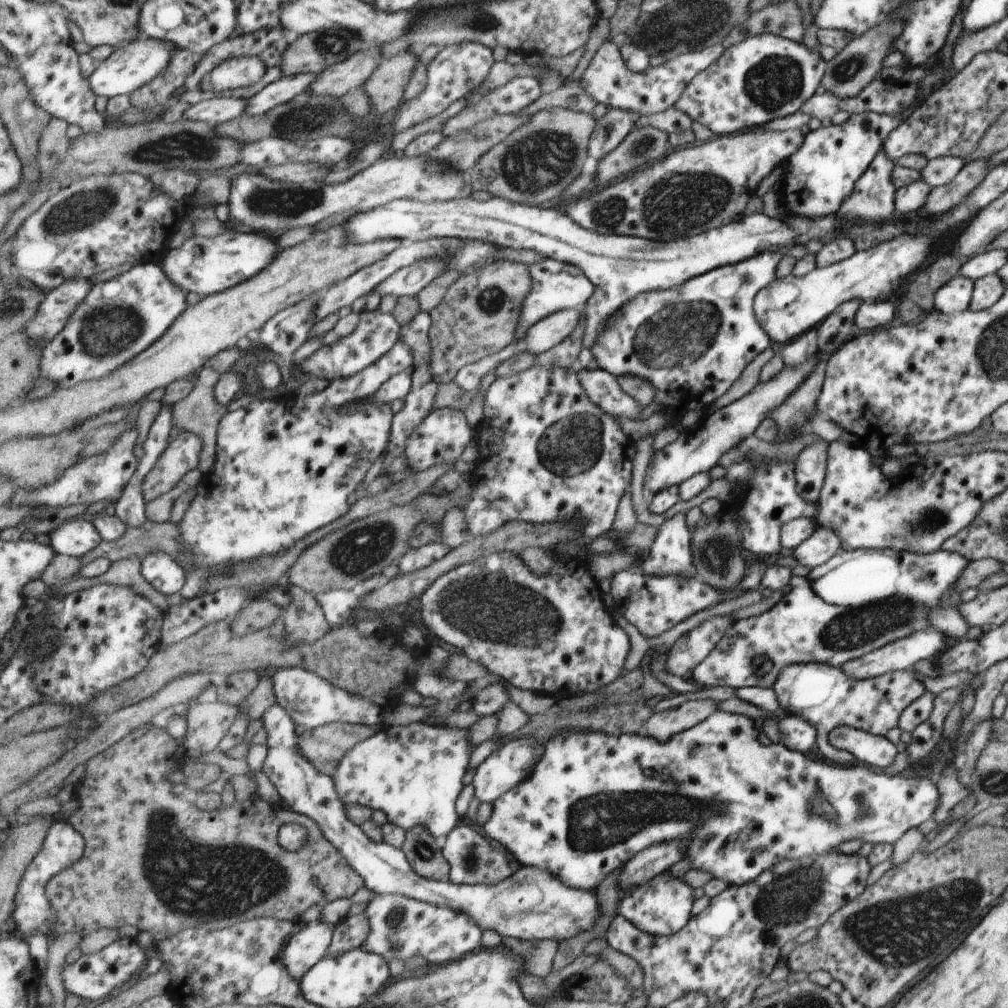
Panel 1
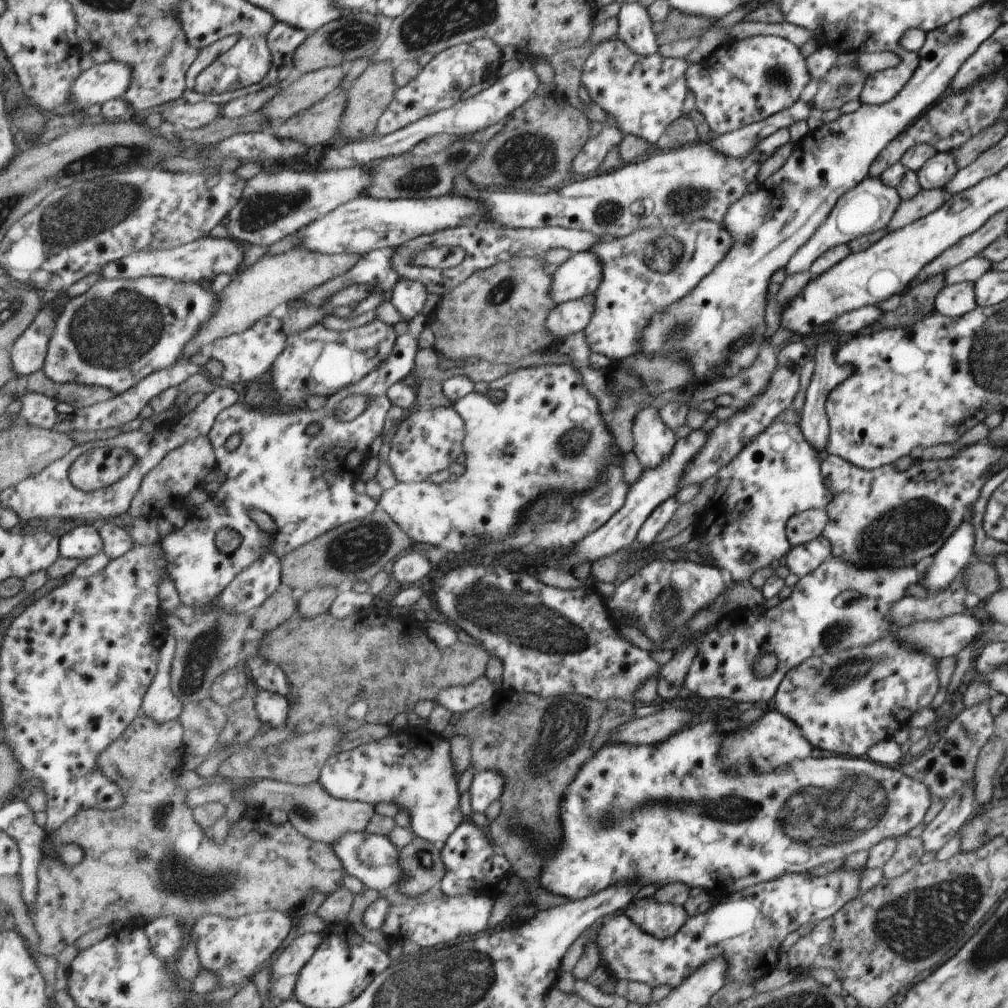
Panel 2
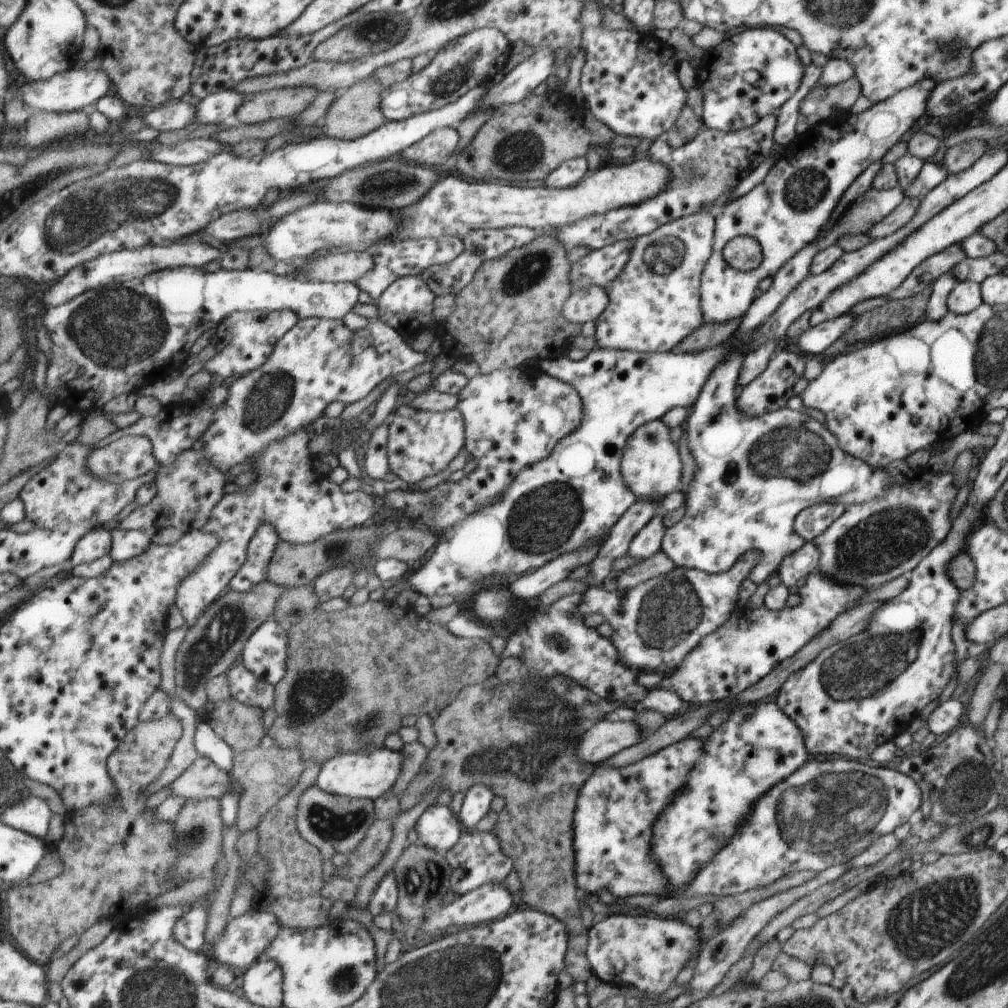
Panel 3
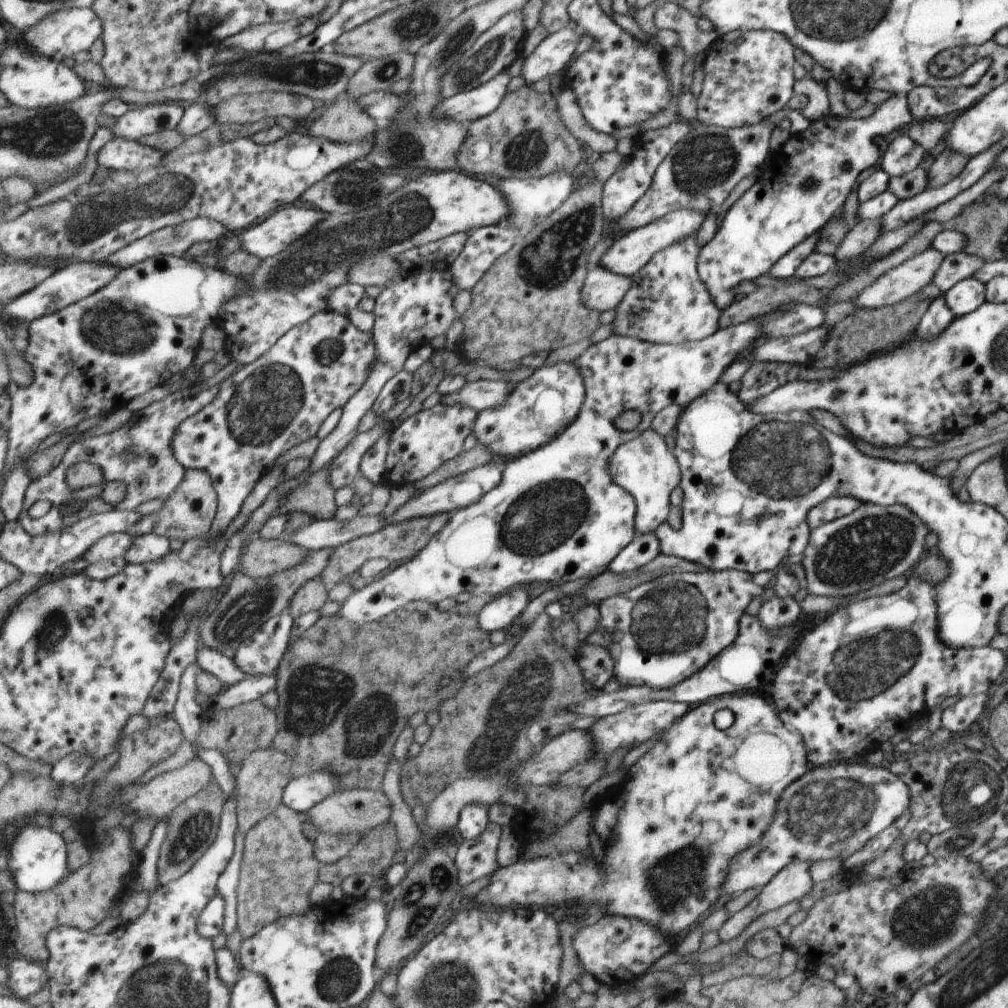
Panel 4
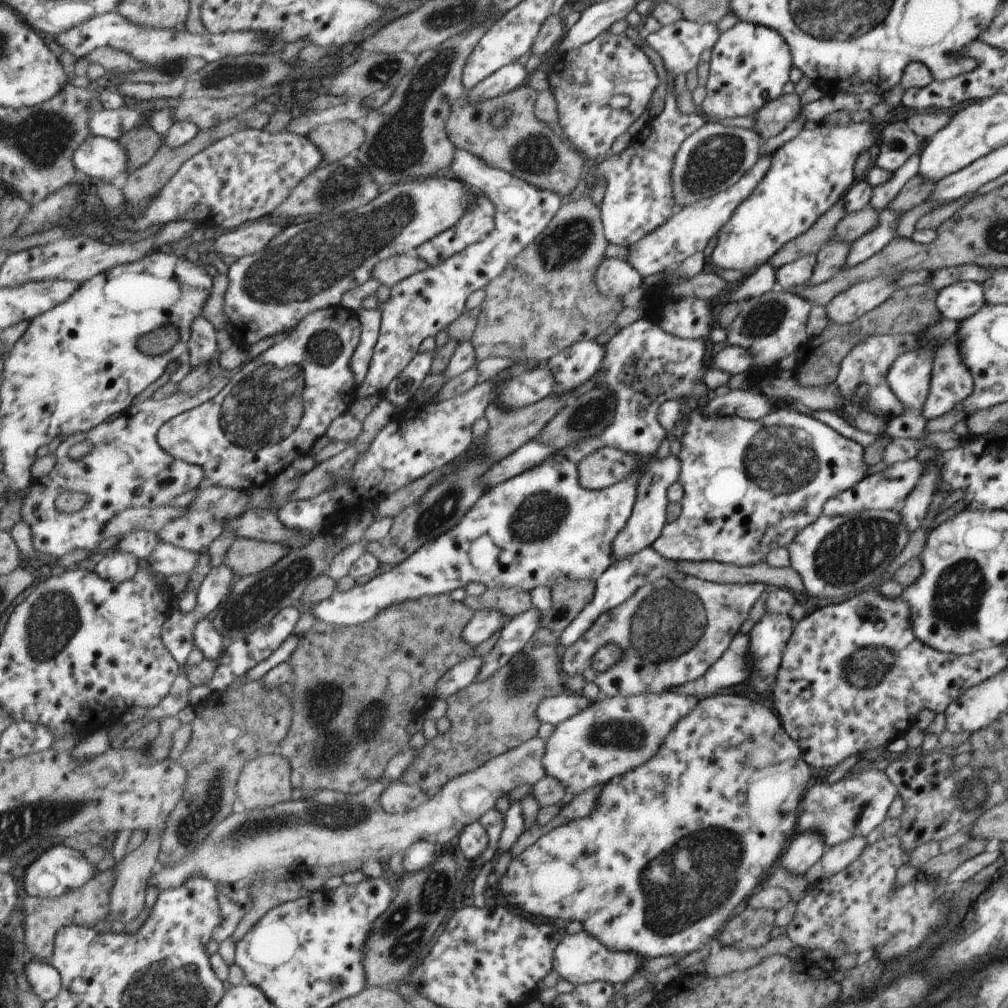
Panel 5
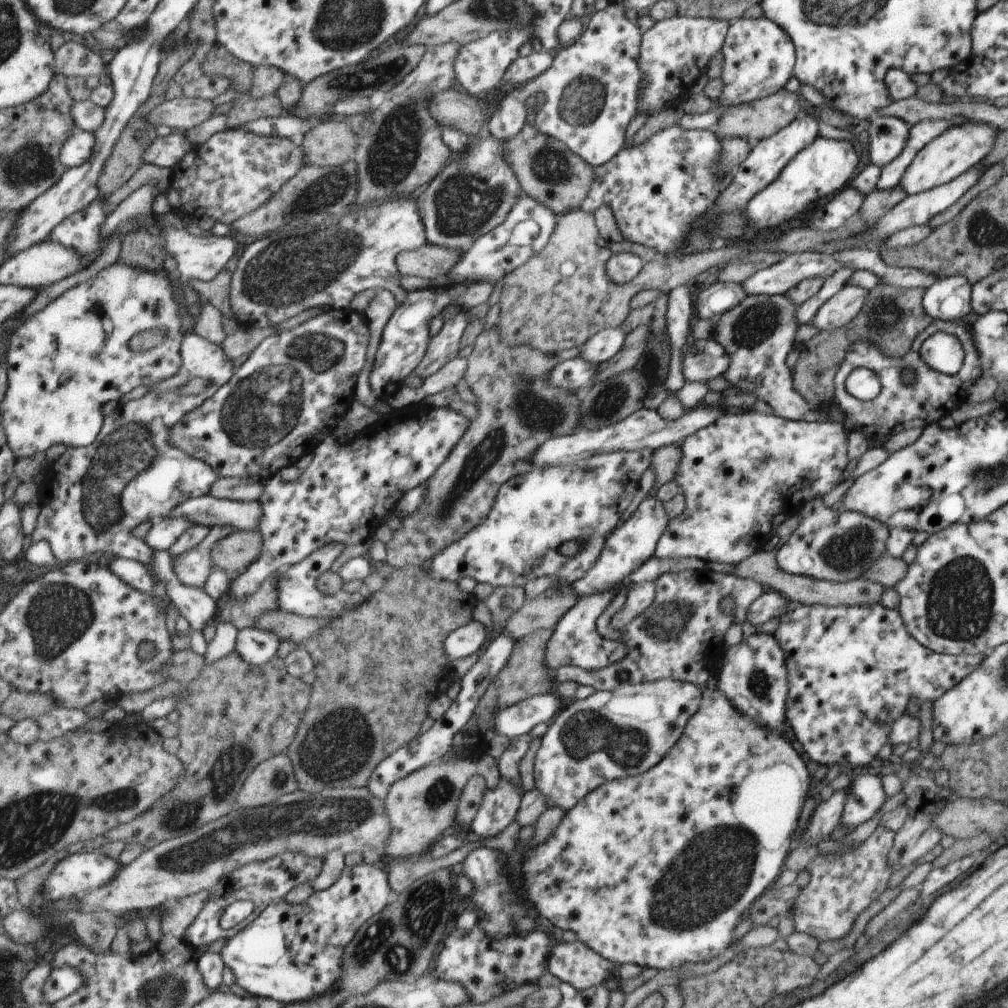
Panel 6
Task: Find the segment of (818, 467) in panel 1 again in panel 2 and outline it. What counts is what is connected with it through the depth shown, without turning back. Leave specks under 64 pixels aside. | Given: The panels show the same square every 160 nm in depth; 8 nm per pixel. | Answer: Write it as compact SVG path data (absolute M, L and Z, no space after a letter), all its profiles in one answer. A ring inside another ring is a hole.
M821 342L817 344L817 352L813 352L814 371L809 386L804 392L803 406L800 410L800 421L798 422L803 436L819 453L825 453L826 442L828 439L828 420L824 411L824 403L826 402L829 391L840 383L852 371L852 366L843 364L837 366L834 361L834 352L836 347L829 342Z

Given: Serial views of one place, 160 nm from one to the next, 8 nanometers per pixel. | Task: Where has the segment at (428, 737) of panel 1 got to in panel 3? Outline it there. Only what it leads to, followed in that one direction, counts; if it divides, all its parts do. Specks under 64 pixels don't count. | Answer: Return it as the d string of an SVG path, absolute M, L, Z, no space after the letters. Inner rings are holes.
M371 748L365 752L347 752L335 756L320 769L315 784L325 792L333 795L351 796L351 798L379 798L389 792L400 780L404 772L404 752L387 748ZM441 804L431 805L418 819L416 830L418 831L419 842L435 851L452 851L457 846L457 842L463 836L463 826L460 818L451 813L449 806Z

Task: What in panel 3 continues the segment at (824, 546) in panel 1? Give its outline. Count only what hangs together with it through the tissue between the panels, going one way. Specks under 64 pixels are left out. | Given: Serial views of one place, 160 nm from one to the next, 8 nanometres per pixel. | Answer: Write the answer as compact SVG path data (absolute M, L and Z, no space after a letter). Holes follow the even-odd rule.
M805 541L797 550L785 556L774 574L783 586L793 586L797 580L806 578L816 570L819 557L818 548L811 541Z

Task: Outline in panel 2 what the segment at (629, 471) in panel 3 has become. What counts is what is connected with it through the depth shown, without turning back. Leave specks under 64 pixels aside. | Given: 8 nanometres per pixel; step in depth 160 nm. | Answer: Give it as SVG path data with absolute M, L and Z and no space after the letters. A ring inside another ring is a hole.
M647 406L637 410L631 421L633 449L643 469L660 466L669 458L677 439L673 430L665 426L659 412Z

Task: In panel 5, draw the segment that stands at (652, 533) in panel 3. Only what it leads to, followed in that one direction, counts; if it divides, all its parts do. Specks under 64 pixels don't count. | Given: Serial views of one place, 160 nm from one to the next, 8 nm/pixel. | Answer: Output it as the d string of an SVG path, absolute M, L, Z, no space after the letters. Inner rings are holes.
M651 546L633 555L627 555L624 559L615 559L611 566L600 575L600 578L594 581L594 593L591 600L584 606L584 609L571 620L571 622L562 630L561 644L568 647L573 644L584 632L590 628L591 623L601 614L614 606L621 604L623 600L628 599L641 585L653 582L662 576L669 575L676 570L676 562L664 559L659 556Z

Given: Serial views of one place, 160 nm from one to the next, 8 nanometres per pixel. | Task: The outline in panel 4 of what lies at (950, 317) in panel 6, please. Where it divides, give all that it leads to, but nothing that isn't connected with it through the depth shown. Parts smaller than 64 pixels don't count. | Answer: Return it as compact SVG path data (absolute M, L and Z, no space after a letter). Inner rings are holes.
M964 279L943 293L945 305L954 317L968 315L986 300L984 285L976 279Z

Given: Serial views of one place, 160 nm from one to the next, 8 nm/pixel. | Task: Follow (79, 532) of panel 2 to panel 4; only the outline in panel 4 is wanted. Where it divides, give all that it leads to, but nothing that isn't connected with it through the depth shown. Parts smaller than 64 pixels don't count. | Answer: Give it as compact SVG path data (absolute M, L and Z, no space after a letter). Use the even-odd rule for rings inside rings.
M115 533L97 539L83 558L90 564L124 557L135 537L129 533Z

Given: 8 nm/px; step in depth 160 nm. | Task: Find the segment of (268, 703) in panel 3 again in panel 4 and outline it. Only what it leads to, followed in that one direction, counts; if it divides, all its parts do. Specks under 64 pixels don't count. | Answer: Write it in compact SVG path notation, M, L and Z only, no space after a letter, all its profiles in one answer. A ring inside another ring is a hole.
M200 638L198 660L201 670L214 674L217 679L229 687L238 685L248 674L228 654L207 648Z

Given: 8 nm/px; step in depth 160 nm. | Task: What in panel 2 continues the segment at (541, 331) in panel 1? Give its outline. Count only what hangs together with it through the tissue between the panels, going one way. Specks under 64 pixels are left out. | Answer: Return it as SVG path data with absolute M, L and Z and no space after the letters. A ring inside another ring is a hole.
M594 294L554 306L544 320L544 328L553 339L578 333L589 322L594 303Z

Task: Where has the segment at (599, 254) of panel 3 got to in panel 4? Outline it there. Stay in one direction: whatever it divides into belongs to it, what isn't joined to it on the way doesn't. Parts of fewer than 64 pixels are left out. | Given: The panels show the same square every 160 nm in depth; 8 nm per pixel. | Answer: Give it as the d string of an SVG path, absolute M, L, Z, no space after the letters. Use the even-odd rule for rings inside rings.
M683 208L682 210L669 212L669 214L665 214L665 216L650 224L629 230L623 236L608 242L608 248L605 250L605 254L599 258L598 264L601 268L605 268L613 274L635 276L638 272L644 270L644 267L656 256L657 252L664 251L665 248L695 235L707 213L699 212L695 208L691 208L691 210Z

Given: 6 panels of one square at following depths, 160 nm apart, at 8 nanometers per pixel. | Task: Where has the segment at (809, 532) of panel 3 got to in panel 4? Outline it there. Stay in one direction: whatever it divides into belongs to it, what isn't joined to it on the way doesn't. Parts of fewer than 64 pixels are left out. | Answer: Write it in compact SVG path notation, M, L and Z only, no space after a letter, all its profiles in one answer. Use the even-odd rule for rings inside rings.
M837 496L826 499L824 503L817 504L808 512L807 526L810 530L821 527L823 524L856 511L860 506L861 502L856 497Z

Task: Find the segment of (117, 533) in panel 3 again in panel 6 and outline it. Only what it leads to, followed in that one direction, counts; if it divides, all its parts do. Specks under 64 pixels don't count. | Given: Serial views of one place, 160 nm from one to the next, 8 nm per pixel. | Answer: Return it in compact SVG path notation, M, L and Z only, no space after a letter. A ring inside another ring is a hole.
M215 527L208 537L193 550L178 557L172 556L172 565L179 580L190 587L204 588L213 570L215 570L212 550L216 543L231 535L235 530L233 527Z

